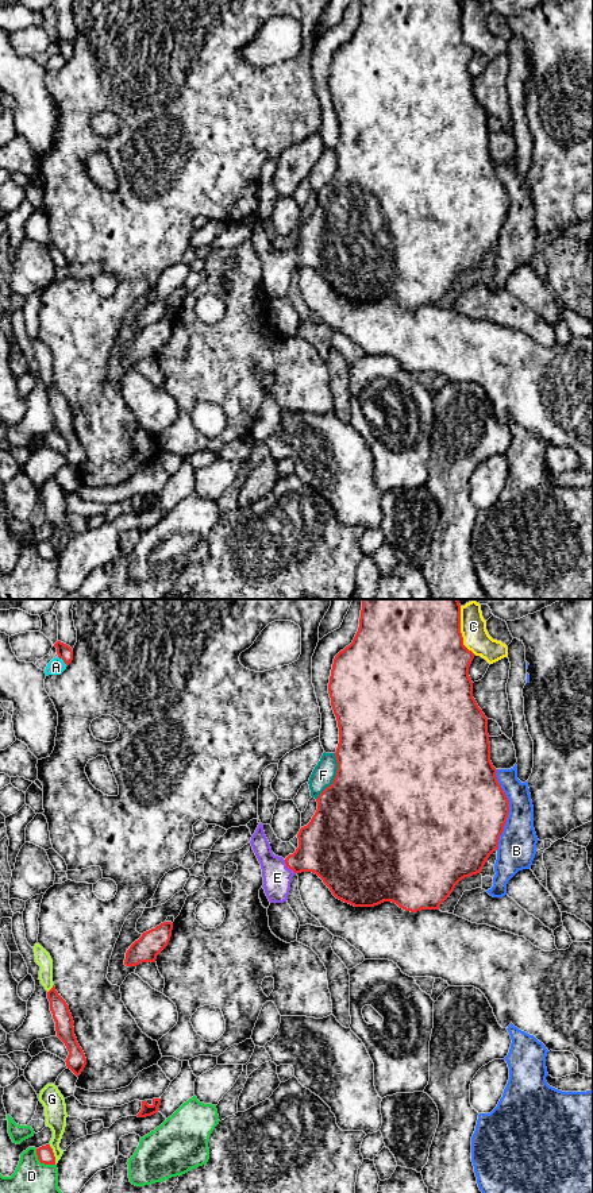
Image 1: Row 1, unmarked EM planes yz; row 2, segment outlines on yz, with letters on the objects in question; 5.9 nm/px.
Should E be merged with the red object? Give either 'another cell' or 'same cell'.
same cell

